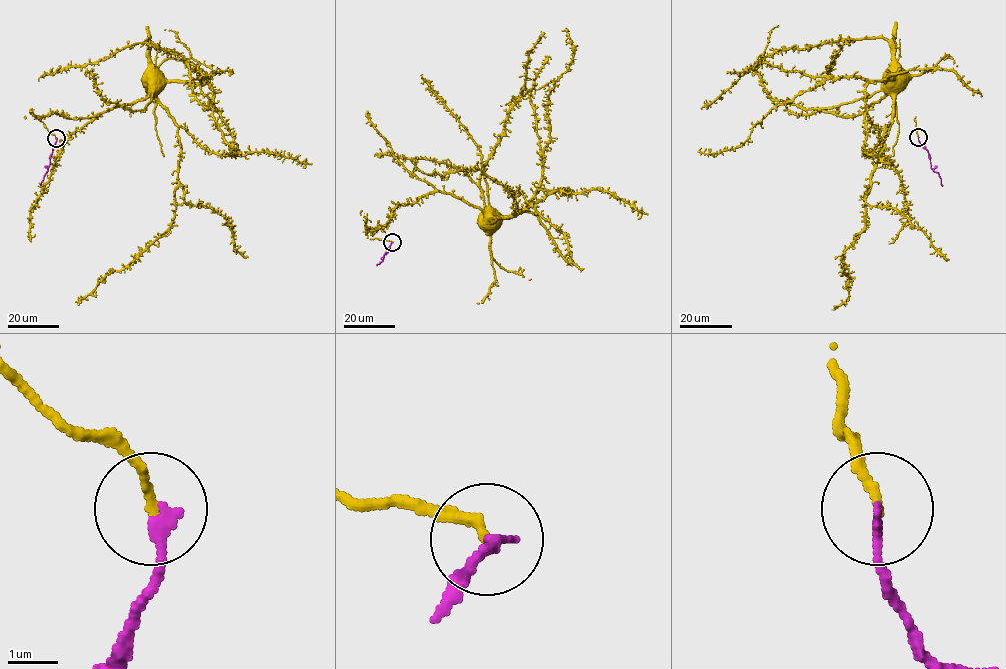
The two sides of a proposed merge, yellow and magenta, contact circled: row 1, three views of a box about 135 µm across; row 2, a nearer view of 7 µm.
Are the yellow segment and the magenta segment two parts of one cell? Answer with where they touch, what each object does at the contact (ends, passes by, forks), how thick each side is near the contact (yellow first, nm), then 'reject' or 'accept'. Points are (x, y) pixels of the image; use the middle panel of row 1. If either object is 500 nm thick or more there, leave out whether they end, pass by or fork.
at (392, 242); yellow ends there; magenta ends there; 170 nm thick on the yellow side, 220 nm on the other; reject

